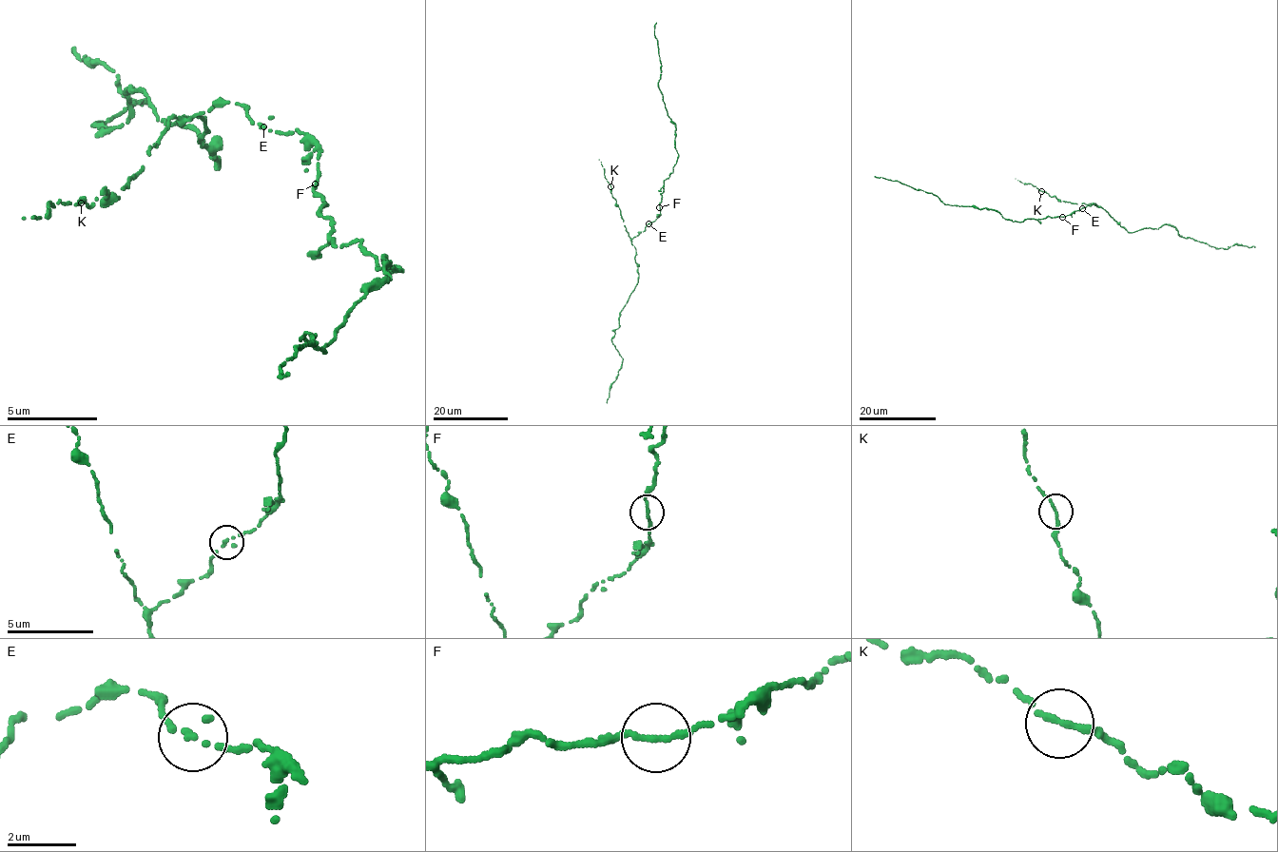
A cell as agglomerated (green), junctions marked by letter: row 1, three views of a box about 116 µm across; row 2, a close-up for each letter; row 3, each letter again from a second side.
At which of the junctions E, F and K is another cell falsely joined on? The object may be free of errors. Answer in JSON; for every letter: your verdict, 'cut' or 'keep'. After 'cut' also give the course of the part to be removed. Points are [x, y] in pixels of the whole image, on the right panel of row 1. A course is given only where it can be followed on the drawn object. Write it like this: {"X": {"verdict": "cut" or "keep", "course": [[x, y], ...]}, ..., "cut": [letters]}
{"E": {"verdict": "keep"}, "F": {"verdict": "keep"}, "K": {"verdict": "keep"}, "cut": []}

